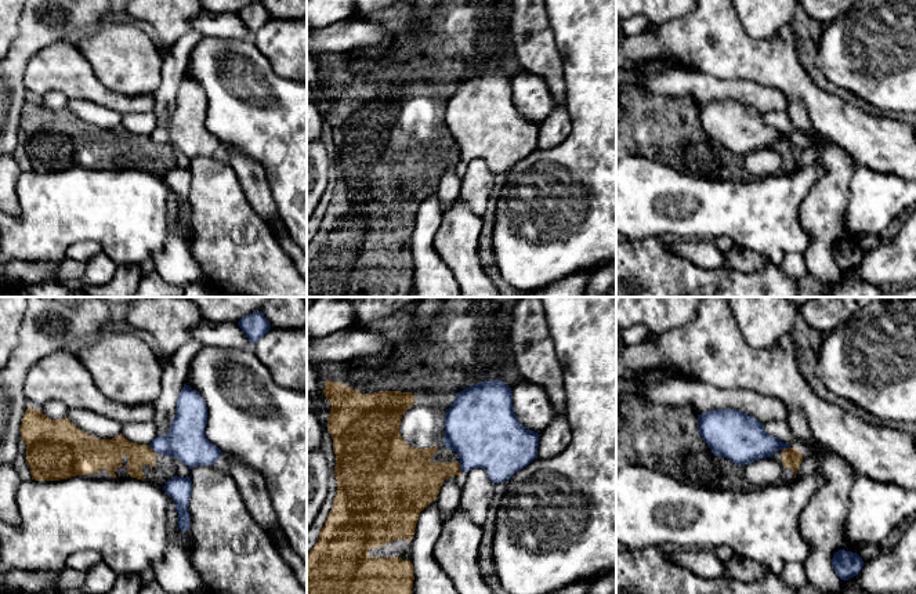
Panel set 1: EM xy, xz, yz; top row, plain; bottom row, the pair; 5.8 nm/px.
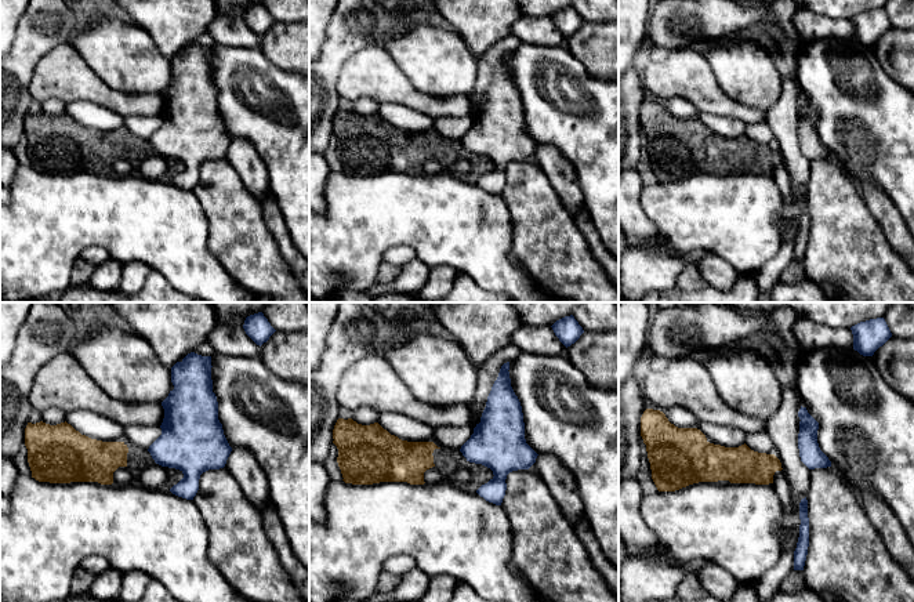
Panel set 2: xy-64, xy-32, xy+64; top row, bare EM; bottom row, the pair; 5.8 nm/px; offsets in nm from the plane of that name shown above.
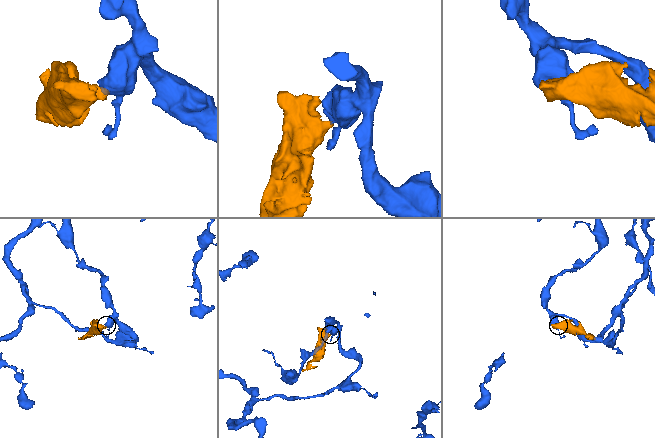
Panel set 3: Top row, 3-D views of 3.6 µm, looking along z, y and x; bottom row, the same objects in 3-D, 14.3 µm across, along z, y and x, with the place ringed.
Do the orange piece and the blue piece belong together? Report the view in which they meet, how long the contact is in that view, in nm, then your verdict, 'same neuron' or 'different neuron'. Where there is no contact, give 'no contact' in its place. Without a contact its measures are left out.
meets orange in xz; contact 70 nm long; different neuron

